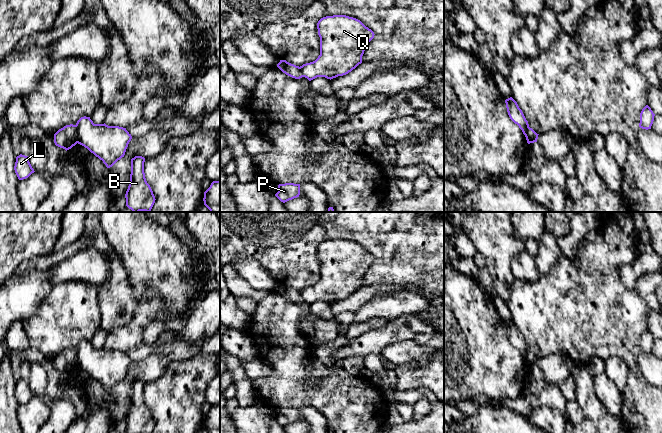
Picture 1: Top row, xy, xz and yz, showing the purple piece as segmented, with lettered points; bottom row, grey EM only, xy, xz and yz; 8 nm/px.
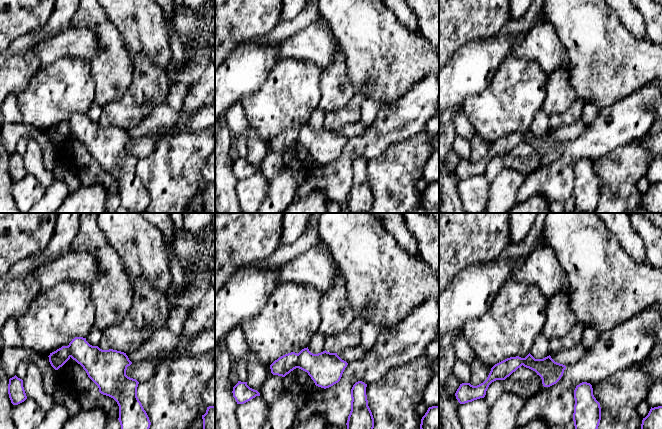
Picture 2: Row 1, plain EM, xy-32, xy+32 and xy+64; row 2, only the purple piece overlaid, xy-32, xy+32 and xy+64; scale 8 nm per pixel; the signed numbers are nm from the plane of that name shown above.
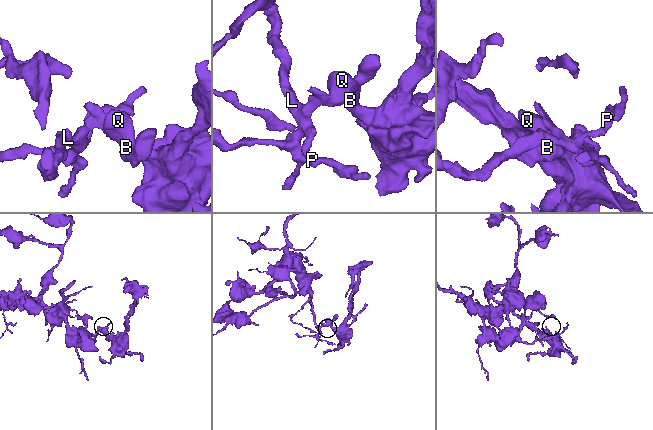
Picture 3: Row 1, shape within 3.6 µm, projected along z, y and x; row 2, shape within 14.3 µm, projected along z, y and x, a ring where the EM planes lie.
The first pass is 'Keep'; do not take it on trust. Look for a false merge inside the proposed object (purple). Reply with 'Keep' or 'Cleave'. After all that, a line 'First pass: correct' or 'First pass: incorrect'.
Cleave
First pass: incorrect

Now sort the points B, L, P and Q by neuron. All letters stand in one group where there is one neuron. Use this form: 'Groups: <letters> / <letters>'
Groups: B Q / L P

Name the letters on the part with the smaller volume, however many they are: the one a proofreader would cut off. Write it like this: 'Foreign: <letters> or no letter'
Foreign: B, Q

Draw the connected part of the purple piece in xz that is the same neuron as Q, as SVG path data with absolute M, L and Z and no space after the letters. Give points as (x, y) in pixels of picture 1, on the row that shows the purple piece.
M346 15L323 17L318 21L317 29L320 37L320 55L315 61L300 66L303 77L309 81L317 77L331 80L351 72L362 63L364 51L375 35L360 20Z

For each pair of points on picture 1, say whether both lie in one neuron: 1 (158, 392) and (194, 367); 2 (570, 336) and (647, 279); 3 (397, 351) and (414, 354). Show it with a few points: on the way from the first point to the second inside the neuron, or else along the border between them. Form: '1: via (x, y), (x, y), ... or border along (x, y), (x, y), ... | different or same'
1: via (167, 392), (185, 376) | same
2: border along (634, 289), (649, 308) | different
3: via (401, 352), (410, 352) | same

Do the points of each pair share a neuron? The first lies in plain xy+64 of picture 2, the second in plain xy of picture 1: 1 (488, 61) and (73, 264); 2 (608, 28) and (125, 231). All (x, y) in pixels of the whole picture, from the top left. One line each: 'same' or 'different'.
1: different
2: same

